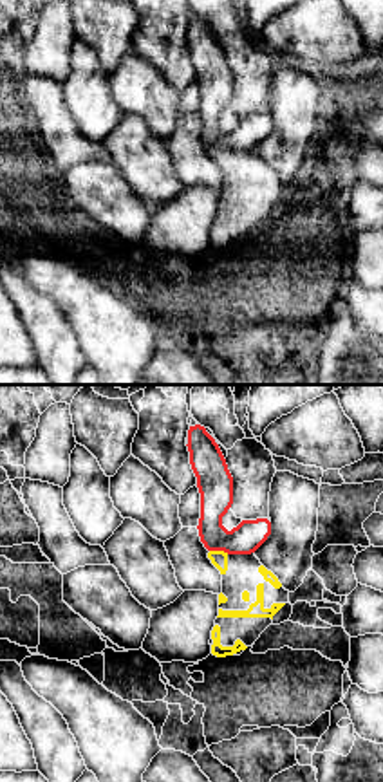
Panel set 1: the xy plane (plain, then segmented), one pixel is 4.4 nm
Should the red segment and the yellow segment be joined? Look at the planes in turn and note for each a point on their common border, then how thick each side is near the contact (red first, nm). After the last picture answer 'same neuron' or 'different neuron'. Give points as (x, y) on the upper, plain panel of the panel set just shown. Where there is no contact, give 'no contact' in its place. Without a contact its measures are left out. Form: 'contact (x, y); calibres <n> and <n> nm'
contact (219, 145); calibres 140 and 80 nm

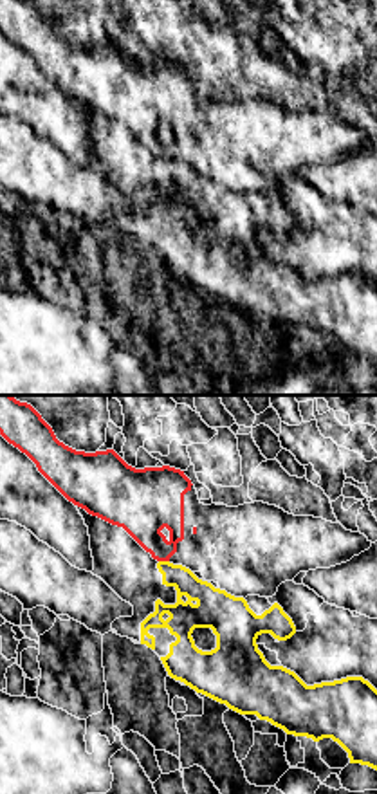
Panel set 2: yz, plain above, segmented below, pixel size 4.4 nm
contact (165, 156); calibres 240 and 110 nm

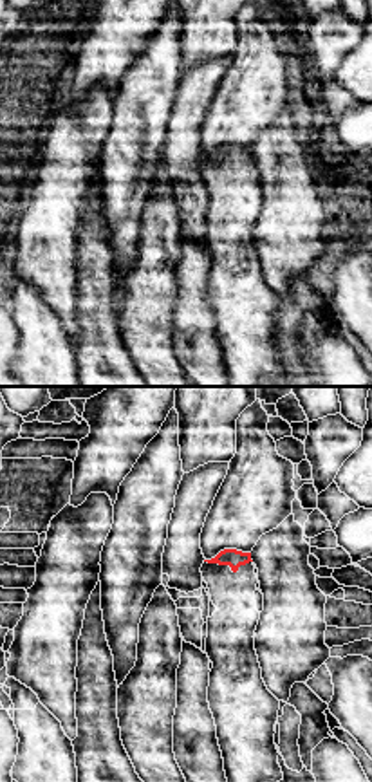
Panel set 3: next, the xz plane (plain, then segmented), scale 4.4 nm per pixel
no contact

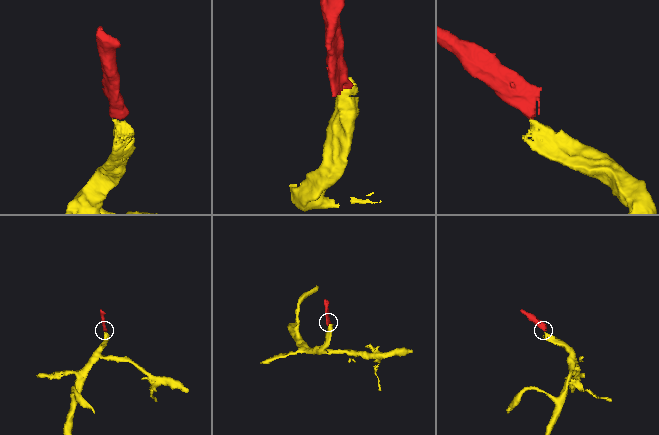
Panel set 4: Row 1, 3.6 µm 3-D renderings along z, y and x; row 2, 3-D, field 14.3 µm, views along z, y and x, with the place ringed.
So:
different neuron

